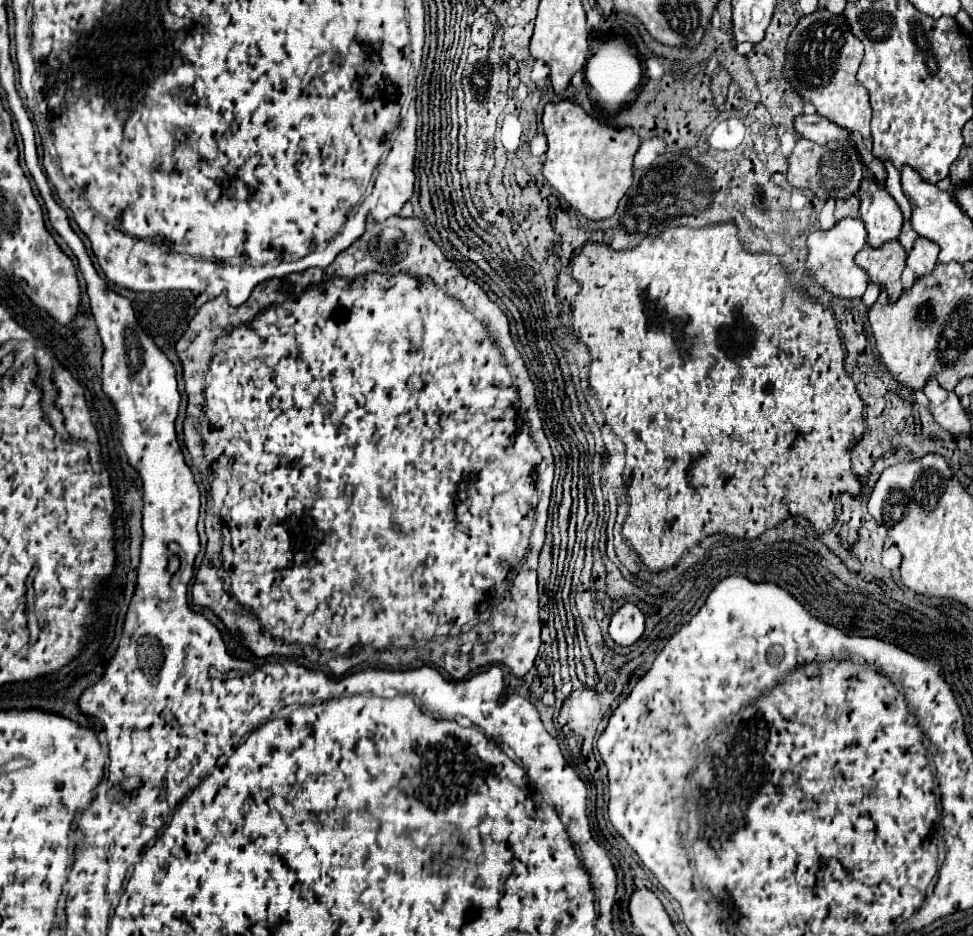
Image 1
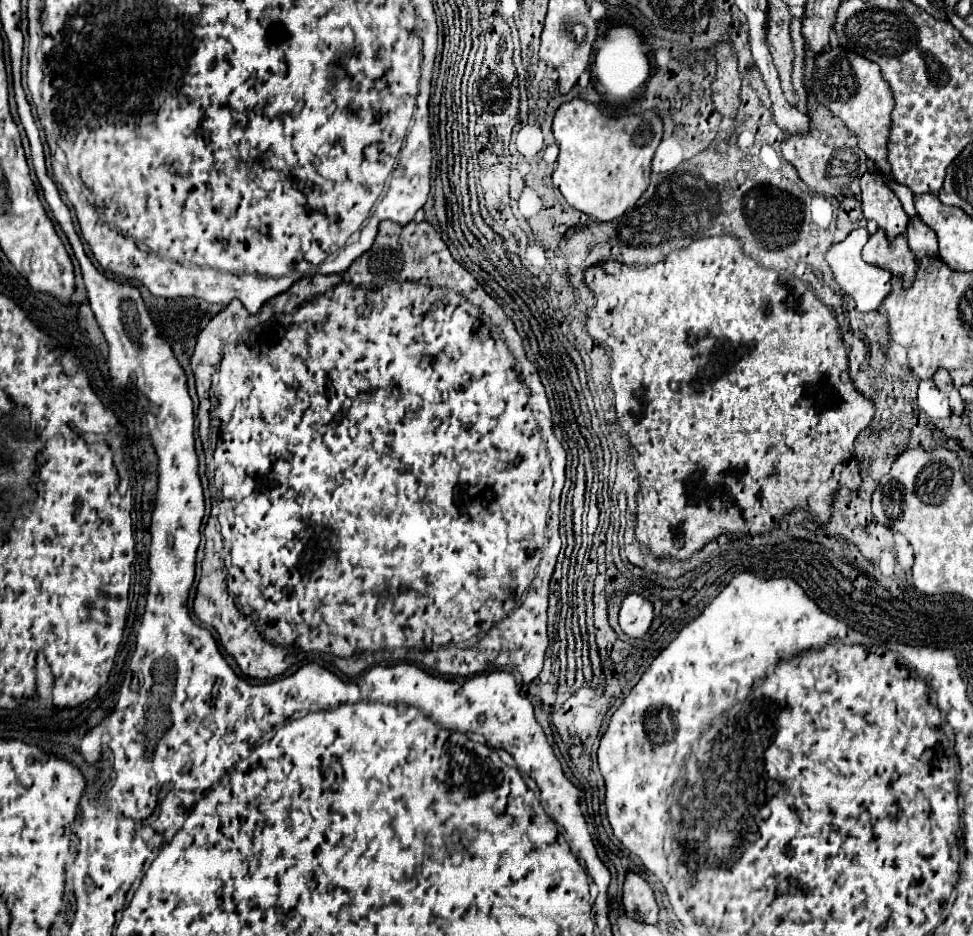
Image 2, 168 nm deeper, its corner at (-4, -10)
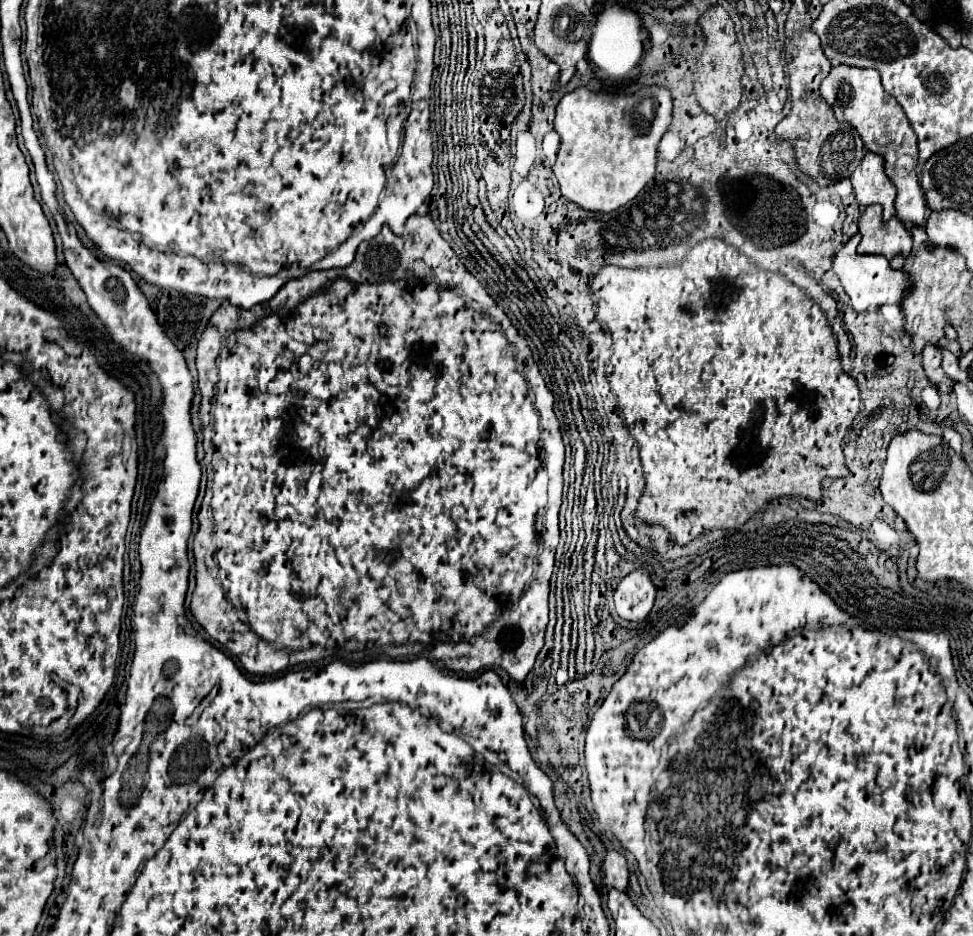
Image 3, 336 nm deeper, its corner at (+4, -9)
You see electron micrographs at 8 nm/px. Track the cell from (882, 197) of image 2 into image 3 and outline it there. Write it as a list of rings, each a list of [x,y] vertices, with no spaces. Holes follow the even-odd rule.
[[[871,151],[865,153],[863,161],[851,175],[851,183],[859,205],[881,203],[885,221],[895,215],[895,187],[891,187],[891,181],[883,171],[881,155],[875,155]]]

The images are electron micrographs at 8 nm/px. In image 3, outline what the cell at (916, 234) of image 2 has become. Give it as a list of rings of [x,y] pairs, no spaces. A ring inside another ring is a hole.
[[[837,65],[831,69],[831,73],[821,83],[821,95],[823,99],[833,107],[839,121],[847,121],[857,129],[861,135],[865,147],[873,153],[879,153],[885,159],[885,173],[897,187],[897,199],[895,209],[897,217],[909,227],[911,223],[923,225],[925,223],[925,199],[923,191],[917,179],[917,139],[915,131],[909,125],[909,119],[905,111],[899,107],[897,99],[891,97],[879,79],[879,71],[875,69],[859,69],[859,67],[847,67]]]

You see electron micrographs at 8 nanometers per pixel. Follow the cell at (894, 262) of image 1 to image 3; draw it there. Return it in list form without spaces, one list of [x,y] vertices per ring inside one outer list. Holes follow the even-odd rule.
[[[871,205],[865,207],[863,215],[859,217],[859,233],[861,233],[861,243],[859,243],[859,253],[867,255],[885,255],[887,259],[893,259],[895,255],[909,255],[911,251],[911,233],[903,223],[899,223],[897,217],[891,217],[887,223],[883,223],[881,217],[881,207]]]

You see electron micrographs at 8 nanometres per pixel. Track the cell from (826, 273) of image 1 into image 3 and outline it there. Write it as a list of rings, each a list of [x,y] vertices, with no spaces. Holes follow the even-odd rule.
[[[857,233],[837,251],[837,255],[833,259],[833,271],[841,279],[847,295],[851,297],[853,309],[863,313],[867,309],[875,309],[885,303],[899,303],[911,291],[911,277],[905,275],[905,271],[901,271],[901,269],[893,269],[883,255],[857,253],[859,241],[861,241],[861,235]]]

